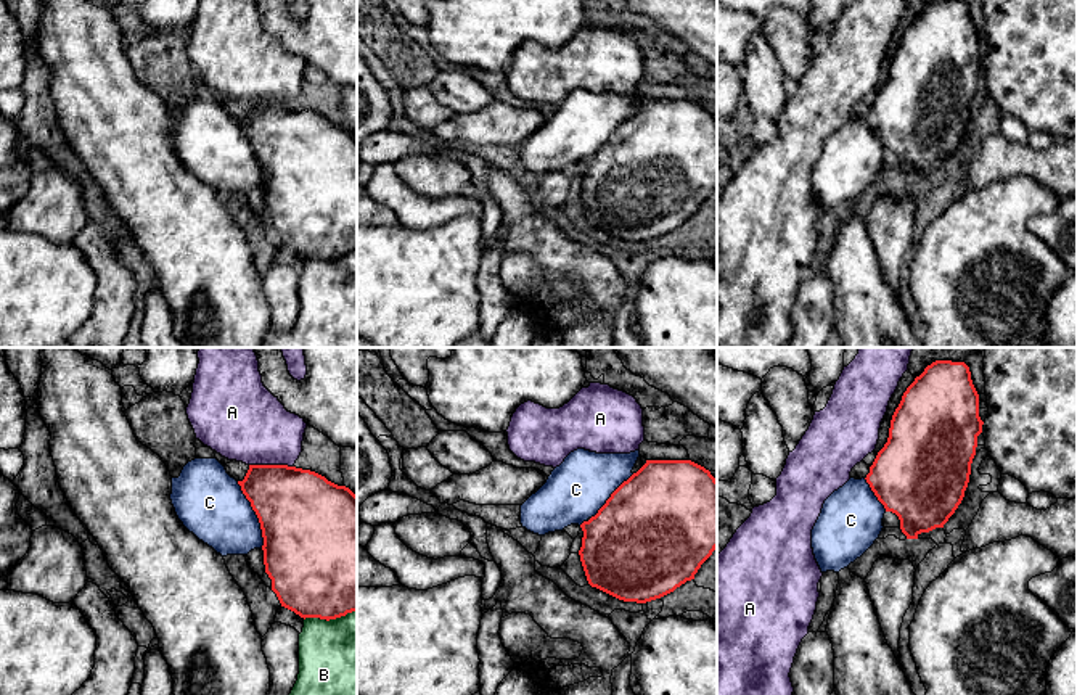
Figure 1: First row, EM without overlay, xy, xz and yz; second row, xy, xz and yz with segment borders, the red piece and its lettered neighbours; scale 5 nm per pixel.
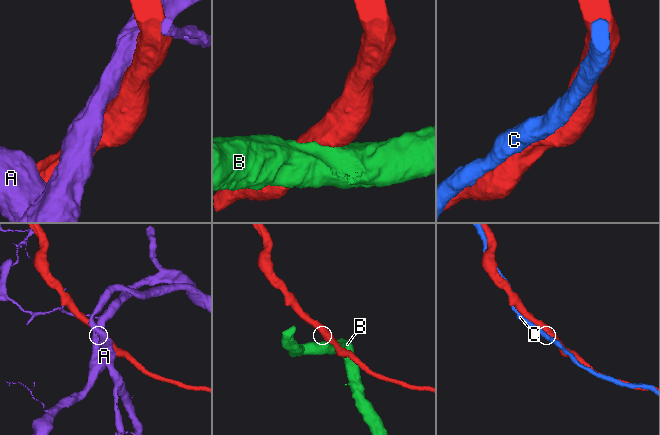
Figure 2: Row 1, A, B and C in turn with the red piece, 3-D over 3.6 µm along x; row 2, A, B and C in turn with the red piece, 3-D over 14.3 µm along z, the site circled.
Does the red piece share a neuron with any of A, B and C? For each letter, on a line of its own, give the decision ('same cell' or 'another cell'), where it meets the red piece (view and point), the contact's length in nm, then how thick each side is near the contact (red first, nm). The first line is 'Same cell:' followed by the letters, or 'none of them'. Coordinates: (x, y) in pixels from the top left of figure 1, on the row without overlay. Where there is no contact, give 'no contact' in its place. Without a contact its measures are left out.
Same cell: C
A: another cell | xy (272, 105) | 220 nm | 400/380 nm
B: another cell | xy (330, 258) | 260 nm | 500/480 nm
C: same cell | xy (256, 153) | 360 nm | 440/340 nm

